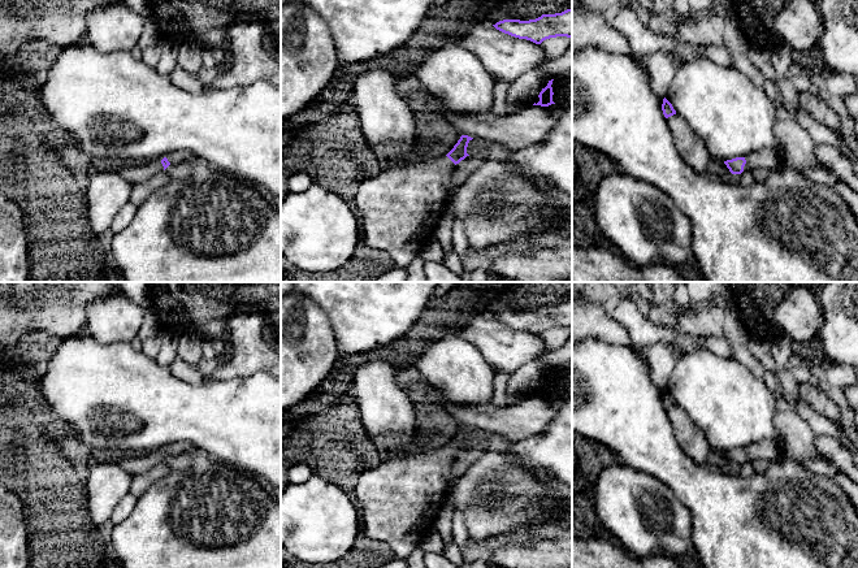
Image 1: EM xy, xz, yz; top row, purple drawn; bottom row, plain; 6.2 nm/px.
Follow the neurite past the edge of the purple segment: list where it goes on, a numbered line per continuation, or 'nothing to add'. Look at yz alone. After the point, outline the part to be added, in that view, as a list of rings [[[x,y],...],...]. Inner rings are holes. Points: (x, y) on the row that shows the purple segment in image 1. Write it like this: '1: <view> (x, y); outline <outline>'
1: yz (767, 159); outline [[[764,148],[745,157],[746,164],[744,172],[751,172],[753,169],[772,170],[777,165],[785,162],[783,149]]]

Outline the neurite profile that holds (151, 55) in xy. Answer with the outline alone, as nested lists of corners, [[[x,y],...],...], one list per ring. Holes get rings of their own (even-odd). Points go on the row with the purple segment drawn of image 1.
[[[151,45],[142,51],[140,60],[151,69],[156,69],[161,57],[159,45]]]

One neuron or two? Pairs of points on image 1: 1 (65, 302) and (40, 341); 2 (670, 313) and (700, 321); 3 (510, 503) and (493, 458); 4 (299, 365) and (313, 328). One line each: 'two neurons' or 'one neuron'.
1: two neurons
2: one neuron
3: one neuron
4: one neuron

